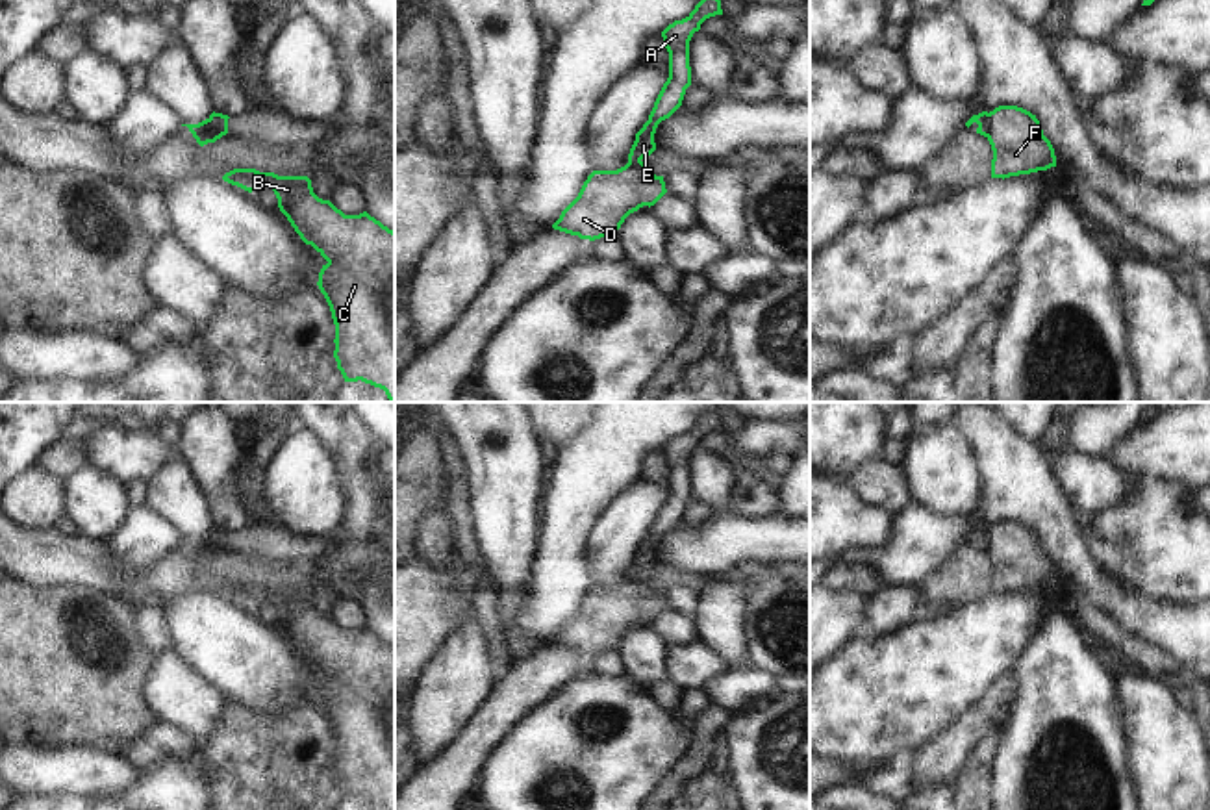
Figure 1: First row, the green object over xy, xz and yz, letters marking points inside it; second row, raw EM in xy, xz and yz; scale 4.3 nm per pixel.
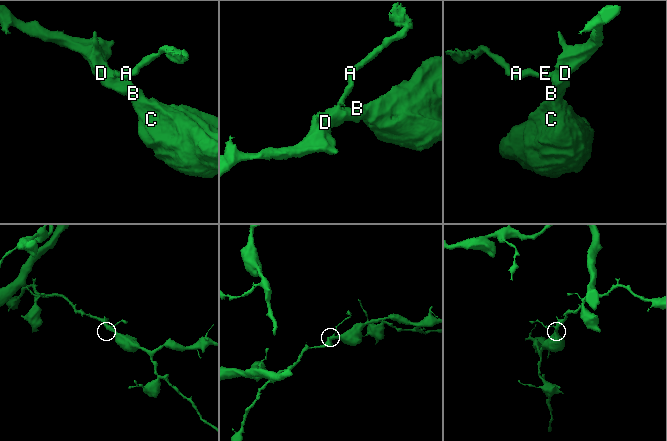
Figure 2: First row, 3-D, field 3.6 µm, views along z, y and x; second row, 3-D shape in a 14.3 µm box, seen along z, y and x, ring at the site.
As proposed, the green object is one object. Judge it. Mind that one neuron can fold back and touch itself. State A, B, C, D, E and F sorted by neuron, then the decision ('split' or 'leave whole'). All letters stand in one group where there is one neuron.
A E / B C D F | split

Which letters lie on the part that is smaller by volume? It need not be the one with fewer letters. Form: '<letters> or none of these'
A, E

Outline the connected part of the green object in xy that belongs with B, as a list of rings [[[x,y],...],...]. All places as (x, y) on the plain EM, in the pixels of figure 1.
[[[233,584],[224,597],[248,608],[269,601],[280,626],[306,660],[311,660],[328,678],[319,688],[319,704],[324,710],[335,740],[334,773],[345,797],[365,797],[395,810],[395,647],[371,632],[345,630],[330,615],[313,608],[308,591],[278,591],[256,584]]]

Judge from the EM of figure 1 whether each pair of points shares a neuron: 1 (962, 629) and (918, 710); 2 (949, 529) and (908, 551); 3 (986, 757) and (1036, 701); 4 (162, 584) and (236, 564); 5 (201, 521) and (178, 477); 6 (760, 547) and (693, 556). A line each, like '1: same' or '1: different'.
1: same
2: same
3: different
4: same
5: same
6: same

